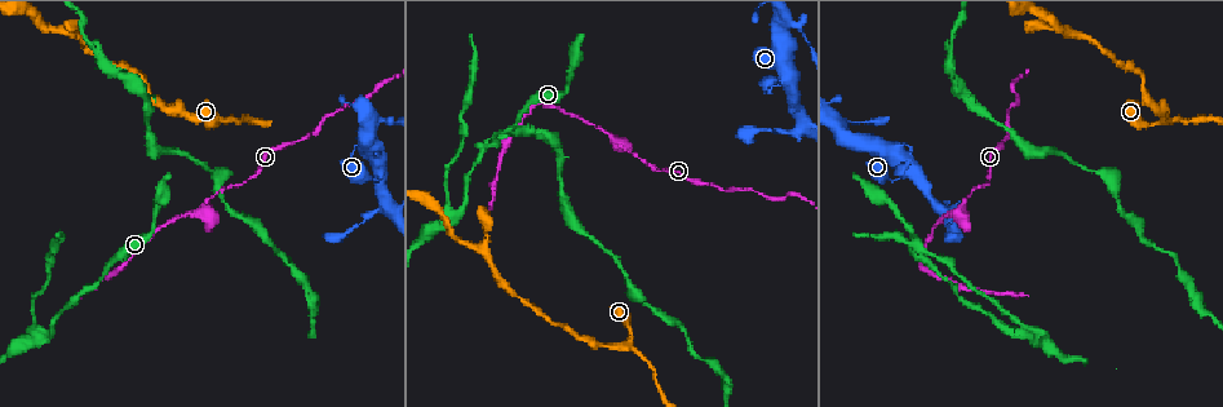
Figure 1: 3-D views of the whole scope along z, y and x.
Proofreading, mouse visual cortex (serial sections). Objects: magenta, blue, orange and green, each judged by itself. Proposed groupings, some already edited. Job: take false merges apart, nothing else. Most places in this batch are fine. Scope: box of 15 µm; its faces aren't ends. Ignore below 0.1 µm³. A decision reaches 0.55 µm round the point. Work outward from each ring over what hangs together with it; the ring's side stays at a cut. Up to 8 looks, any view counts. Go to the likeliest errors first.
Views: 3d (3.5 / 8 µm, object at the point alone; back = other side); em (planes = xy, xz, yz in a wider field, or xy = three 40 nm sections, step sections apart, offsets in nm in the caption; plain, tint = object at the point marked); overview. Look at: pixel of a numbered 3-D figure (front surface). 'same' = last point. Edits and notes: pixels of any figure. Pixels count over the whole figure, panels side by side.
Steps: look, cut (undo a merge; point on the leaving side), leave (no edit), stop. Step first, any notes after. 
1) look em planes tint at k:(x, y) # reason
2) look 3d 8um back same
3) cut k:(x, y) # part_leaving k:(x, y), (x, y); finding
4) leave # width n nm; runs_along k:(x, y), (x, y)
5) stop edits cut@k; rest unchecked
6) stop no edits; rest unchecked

look 3d 3.5um at 1:(620, 143) # a fork

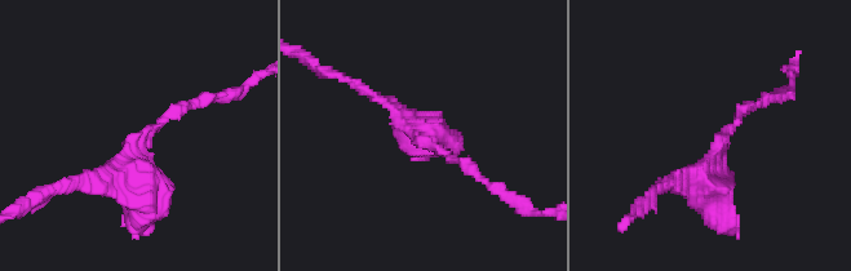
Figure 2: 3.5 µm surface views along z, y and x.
leave # all the same cell

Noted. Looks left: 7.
look 3d 3.5um at 1:(1159, 124) # sharp bend

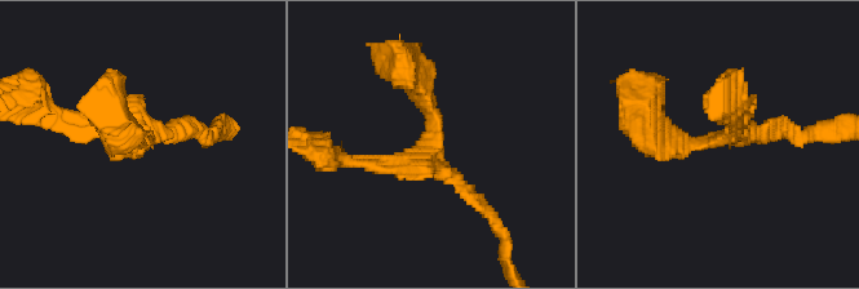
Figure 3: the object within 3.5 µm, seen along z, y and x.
look em xy step 1 tint at 3:(431, 152)

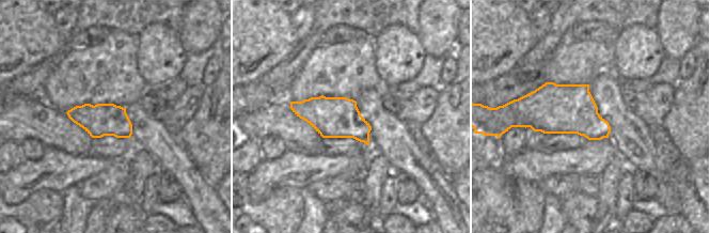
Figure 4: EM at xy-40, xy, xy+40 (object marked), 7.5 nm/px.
leave # runs_along 3:(417, 78), (430, 150), (350, 163); all the same cell

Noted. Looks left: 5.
look 3d 3.5um at 1:(460, 210) # thick turns thin

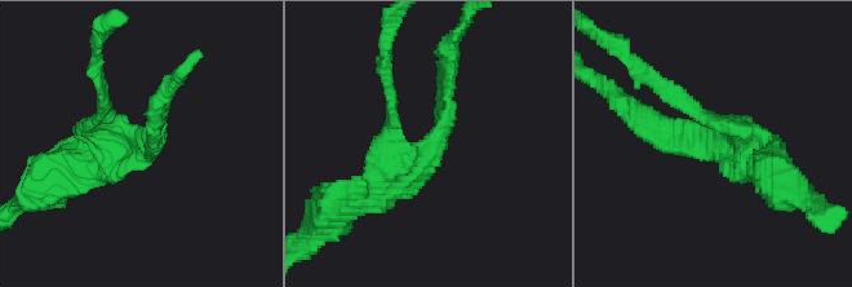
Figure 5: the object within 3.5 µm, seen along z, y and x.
leave # runs_along 5:(444, 71), (424, 164), (364, 194); all the same cell

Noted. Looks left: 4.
stop no edits; rest unchecked

